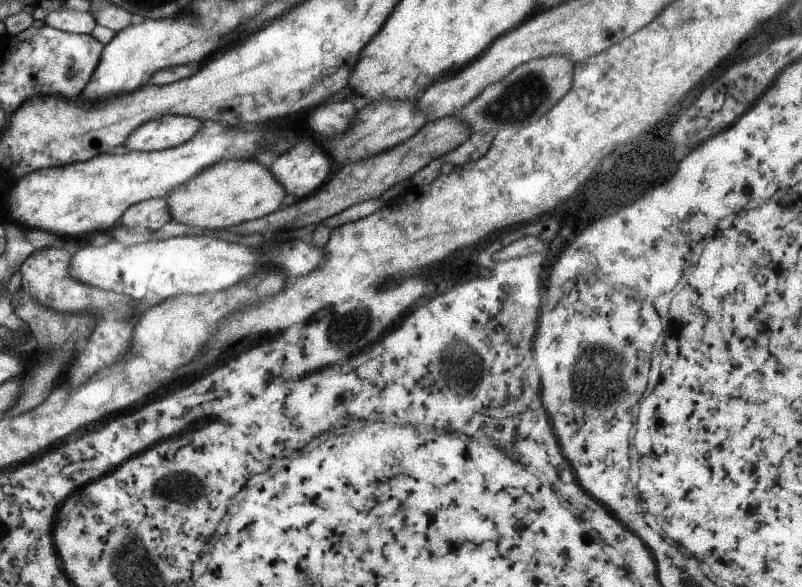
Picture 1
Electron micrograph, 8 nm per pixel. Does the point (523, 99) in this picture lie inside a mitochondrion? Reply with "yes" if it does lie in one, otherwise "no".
yes

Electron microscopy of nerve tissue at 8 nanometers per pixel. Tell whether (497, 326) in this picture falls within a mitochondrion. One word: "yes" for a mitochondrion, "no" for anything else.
no

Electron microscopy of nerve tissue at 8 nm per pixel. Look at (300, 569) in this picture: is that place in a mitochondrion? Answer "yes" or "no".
no

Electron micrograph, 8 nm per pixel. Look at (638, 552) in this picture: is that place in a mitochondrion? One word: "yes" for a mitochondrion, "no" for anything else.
no

